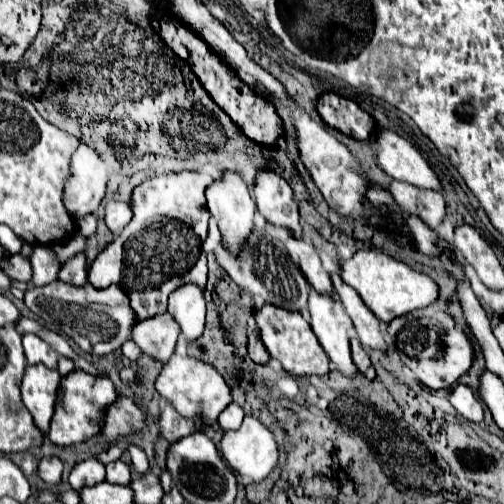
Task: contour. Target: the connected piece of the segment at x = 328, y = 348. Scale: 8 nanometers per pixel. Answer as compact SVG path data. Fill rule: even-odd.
M315 289L309 291L309 315L315 337L331 359L333 367L345 375L355 375L357 367L351 359L349 351L349 335L351 319L345 313L339 297L323 295Z

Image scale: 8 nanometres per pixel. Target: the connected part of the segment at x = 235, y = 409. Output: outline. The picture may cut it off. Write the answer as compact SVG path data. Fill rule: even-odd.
M231 403L231 405L227 405L225 411L219 415L219 425L221 425L221 429L225 429L225 431L237 429L237 427L241 425L243 417L245 417L245 411L243 411L237 403Z

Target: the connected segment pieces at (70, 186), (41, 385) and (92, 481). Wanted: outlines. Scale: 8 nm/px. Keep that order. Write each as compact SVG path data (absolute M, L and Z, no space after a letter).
M81 145L71 159L71 167L73 171L71 181L67 181L65 203L71 215L83 217L97 211L105 197L109 181L107 163L93 147Z
M31 365L25 369L25 377L21 383L21 397L29 413L33 415L35 423L43 433L47 433L57 389L61 383L61 375L55 369L49 369L45 365Z
M87 459L77 463L69 475L69 483L77 491L81 491L83 487L95 487L101 481L105 481L105 465L99 459Z

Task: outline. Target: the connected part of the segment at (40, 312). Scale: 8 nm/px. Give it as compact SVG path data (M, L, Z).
M53 281L43 287L29 287L23 301L37 315L37 319L47 325L51 325L53 321L53 325L69 335L83 351L97 355L119 349L125 341L131 339L133 327L137 323L137 315L129 305L129 297L119 285L97 289L91 283L77 287L73 283Z

